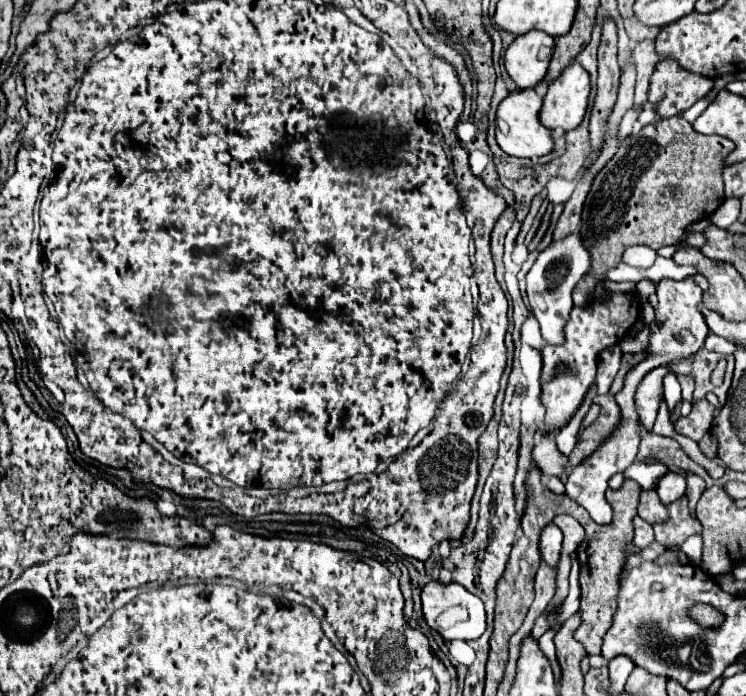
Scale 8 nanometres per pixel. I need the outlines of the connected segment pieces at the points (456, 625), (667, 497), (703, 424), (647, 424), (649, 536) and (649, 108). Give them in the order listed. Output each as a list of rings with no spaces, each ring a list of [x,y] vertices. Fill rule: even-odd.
[[[428,582],[422,590],[422,610],[424,610],[424,618],[428,622],[430,628],[434,628],[436,632],[442,634],[442,638],[446,642],[450,640],[476,640],[484,634],[486,630],[486,612],[484,612],[484,604],[470,594],[464,586],[450,582],[450,584],[442,584],[442,582]]]
[[[668,472],[666,476],[660,478],[660,482],[658,482],[658,496],[660,496],[660,502],[664,506],[680,500],[684,494],[686,494],[686,480],[684,480],[682,474]]]
[[[706,398],[698,400],[698,402],[694,404],[694,410],[692,410],[688,416],[684,416],[684,418],[680,418],[680,420],[676,422],[676,426],[674,426],[676,432],[692,438],[694,442],[700,442],[702,436],[704,436],[704,434],[708,432],[708,428],[710,428],[710,422],[712,422],[712,418],[714,418],[714,410],[716,410],[716,408],[714,408]]]
[[[660,366],[652,370],[636,390],[636,410],[640,422],[646,430],[652,430],[660,402],[664,400],[664,376],[670,372],[668,366]]]
[[[640,516],[634,518],[634,544],[638,548],[646,548],[648,544],[654,542],[654,534],[652,534],[652,526],[648,522],[644,522]]]
[[[646,102],[646,106],[644,106],[644,110],[642,110],[642,114],[640,114],[640,124],[642,126],[648,126],[648,124],[652,124],[652,122],[656,122],[660,116],[656,114],[656,110],[654,110],[654,106],[650,104],[650,102]]]

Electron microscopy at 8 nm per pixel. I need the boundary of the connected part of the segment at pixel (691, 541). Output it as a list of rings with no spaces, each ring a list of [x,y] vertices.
[[[690,536],[684,544],[682,544],[682,552],[694,560],[694,562],[700,562],[700,556],[702,556],[702,538],[700,536]]]

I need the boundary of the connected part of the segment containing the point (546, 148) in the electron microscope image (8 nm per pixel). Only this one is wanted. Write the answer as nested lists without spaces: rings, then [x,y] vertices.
[[[532,88],[522,90],[518,94],[510,94],[508,98],[502,100],[496,112],[496,120],[500,124],[506,124],[508,132],[496,132],[496,140],[506,154],[518,156],[518,158],[534,158],[534,156],[540,158],[554,150],[552,130],[548,130],[540,122],[540,106],[542,106],[542,96],[538,96],[538,92]]]

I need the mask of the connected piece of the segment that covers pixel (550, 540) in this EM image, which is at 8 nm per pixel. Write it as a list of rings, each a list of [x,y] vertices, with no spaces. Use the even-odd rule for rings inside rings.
[[[548,524],[540,534],[540,554],[550,566],[556,566],[560,560],[562,538],[562,530],[556,524]]]

